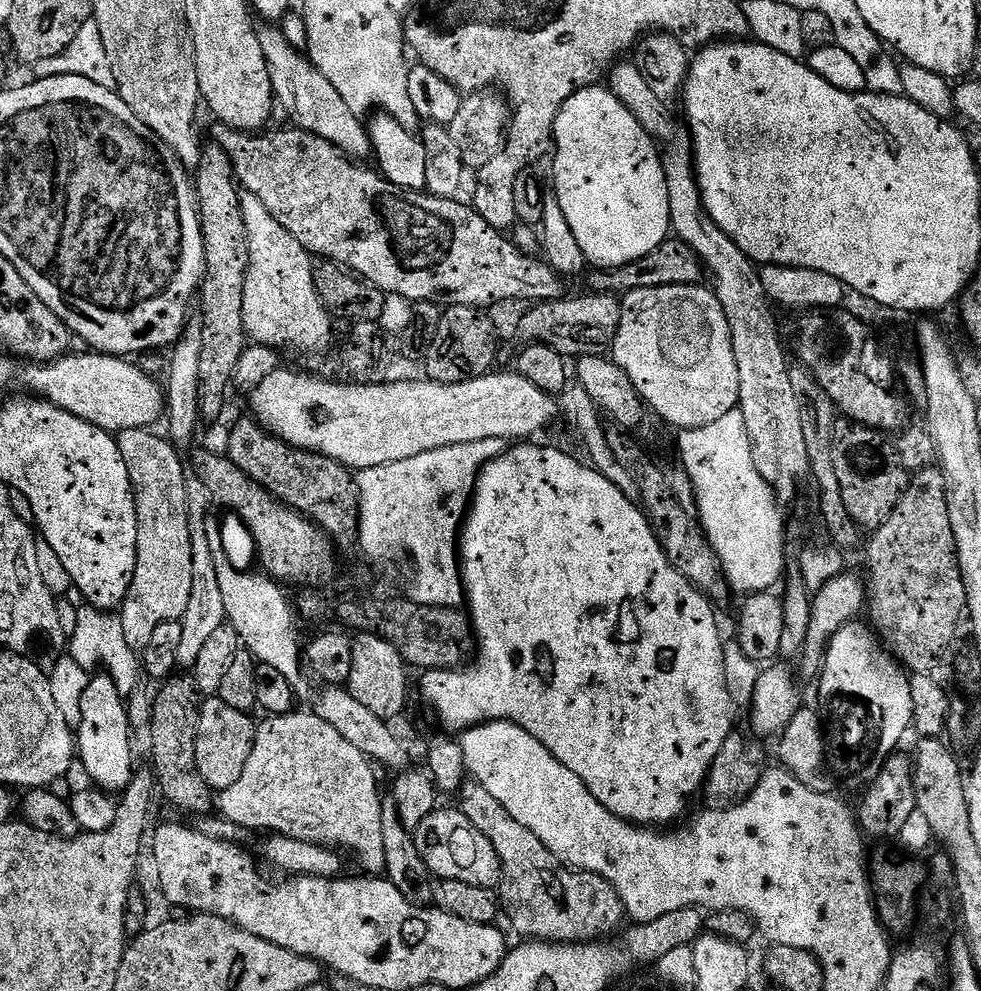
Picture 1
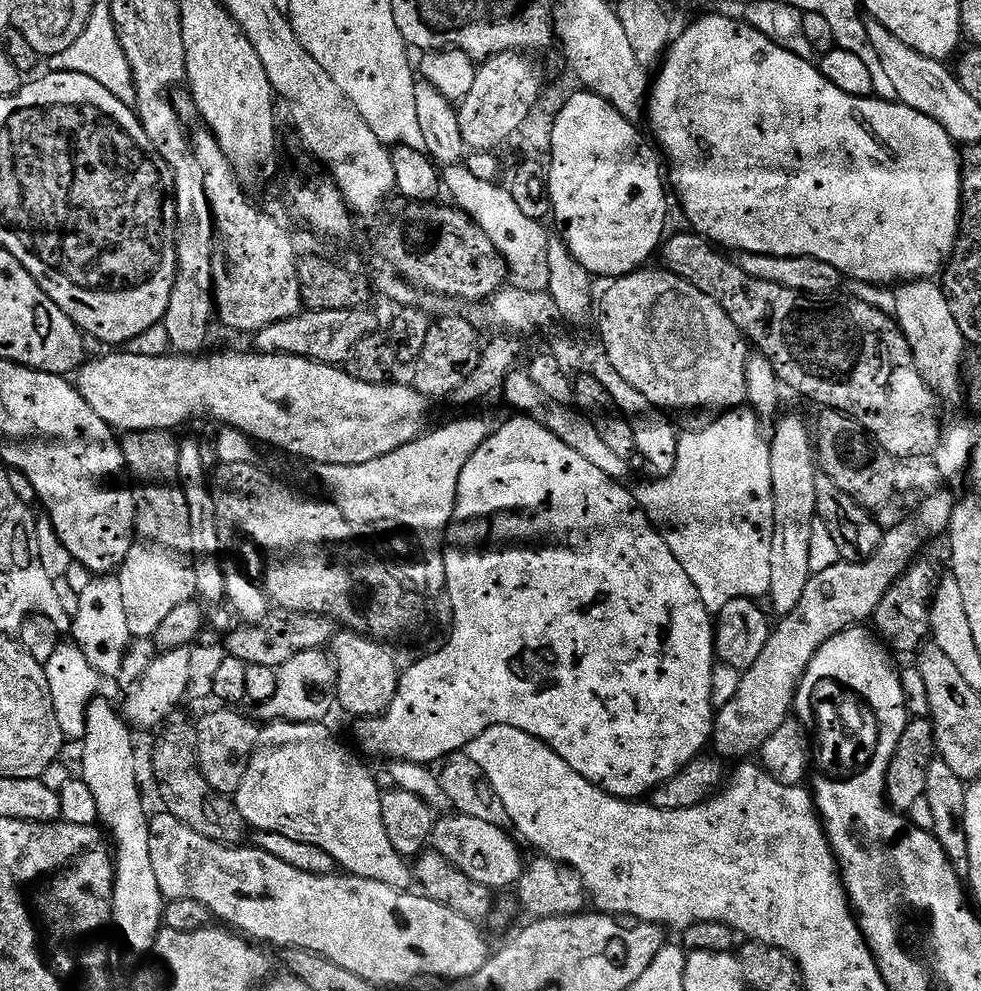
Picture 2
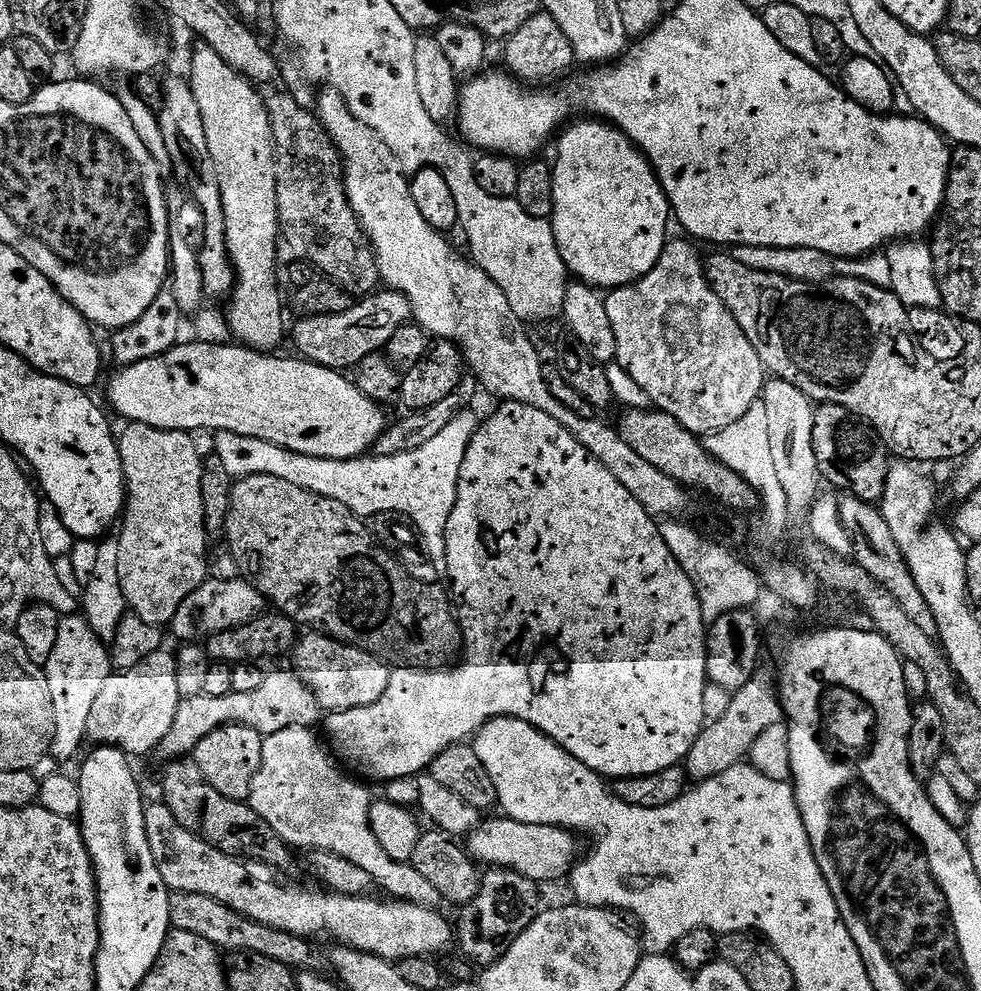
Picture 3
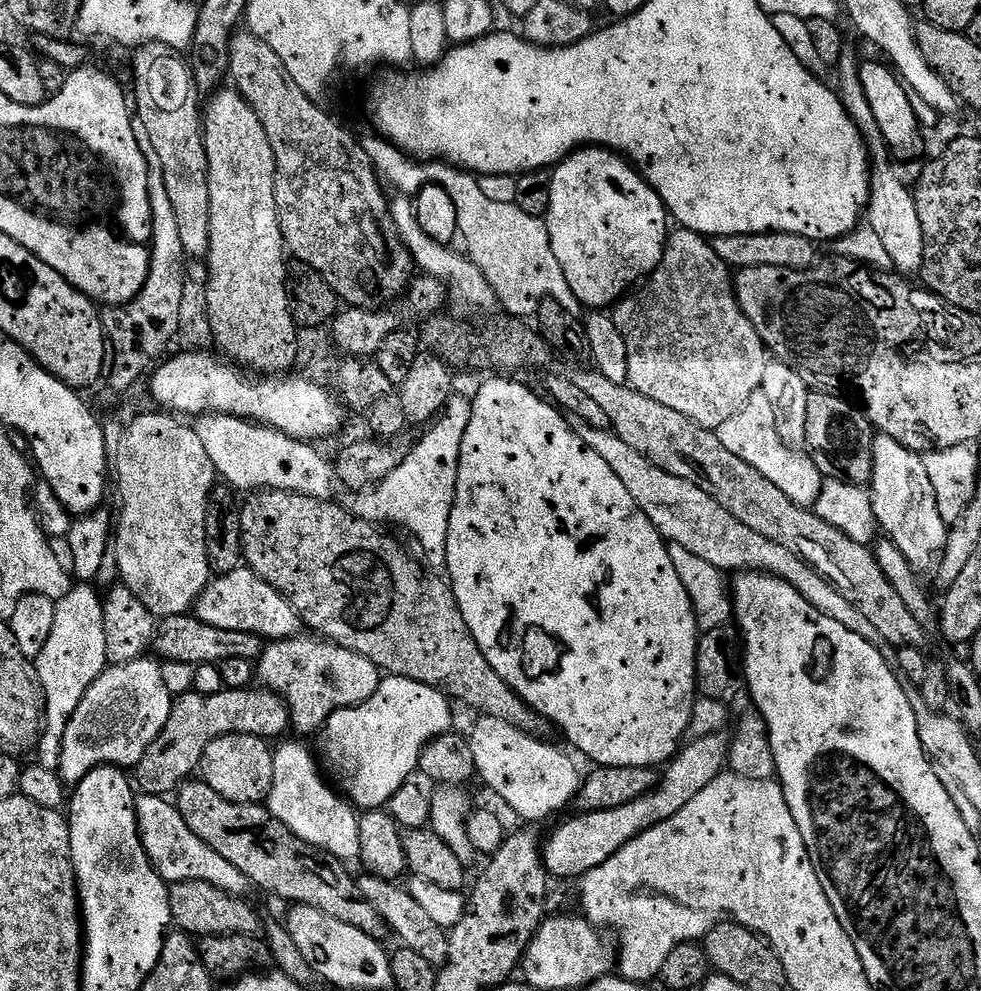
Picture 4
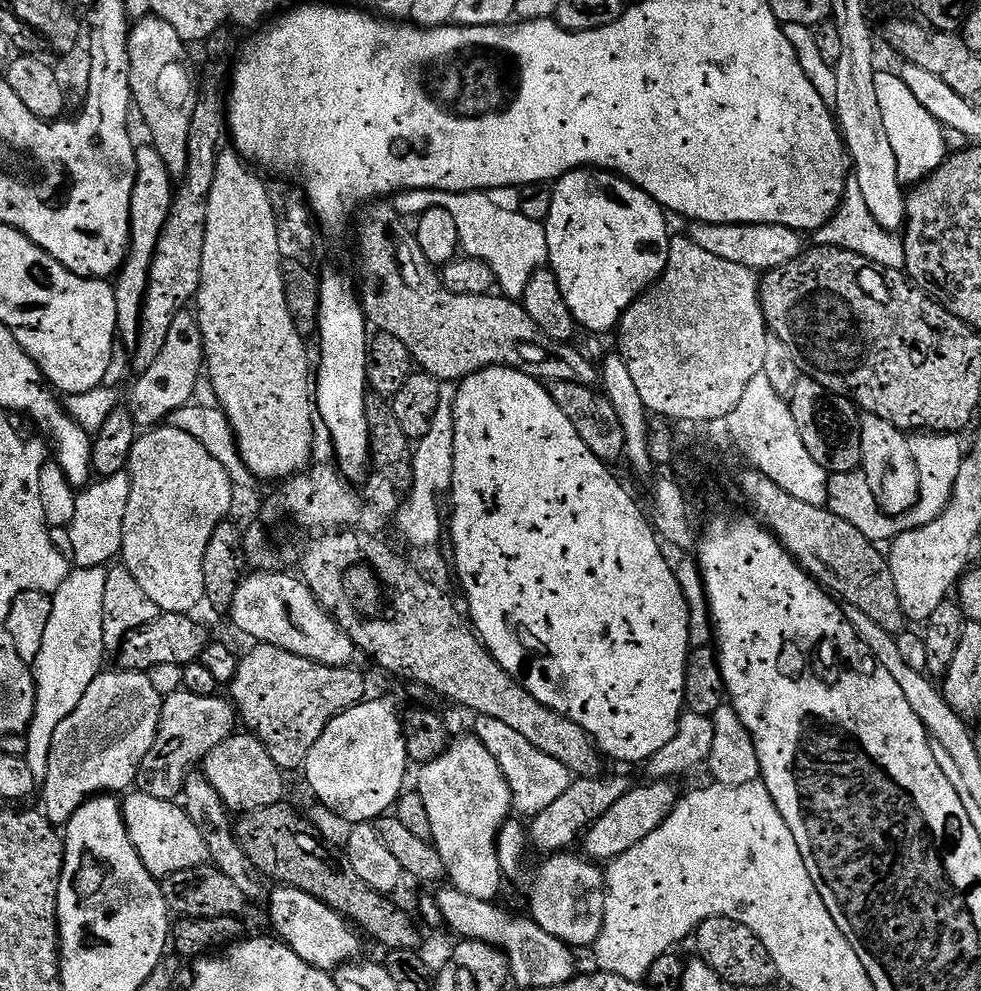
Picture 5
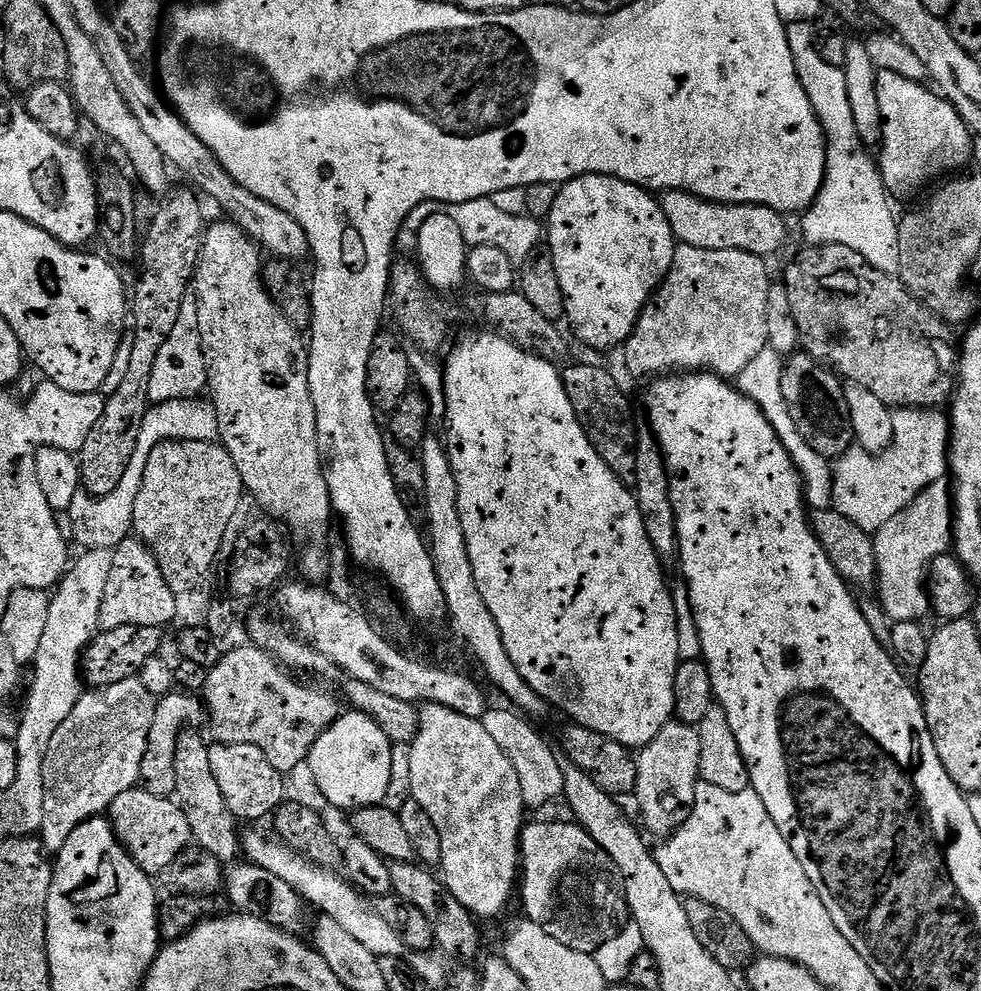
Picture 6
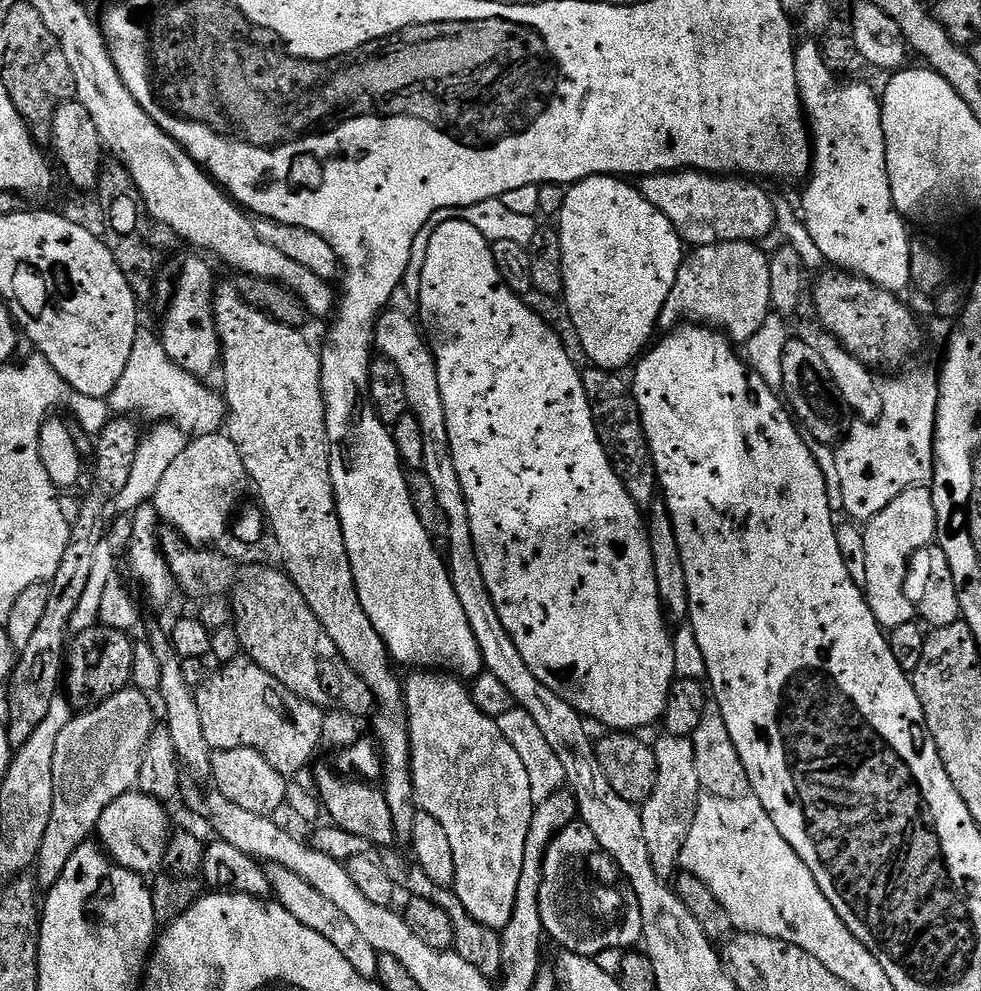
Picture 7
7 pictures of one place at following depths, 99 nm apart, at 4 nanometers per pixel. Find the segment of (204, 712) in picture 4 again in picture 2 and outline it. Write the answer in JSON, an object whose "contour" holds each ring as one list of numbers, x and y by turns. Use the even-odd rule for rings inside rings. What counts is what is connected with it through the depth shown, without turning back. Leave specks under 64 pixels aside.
{"contour":[[306,650,302,654,294,654,290,662,286,662,278,670,278,690,274,698,266,698,266,702,258,705,259,719,264,722,285,720,286,722,302,722,303,724,319,724,327,721,328,715,338,704,338,669,336,661,324,650]]}

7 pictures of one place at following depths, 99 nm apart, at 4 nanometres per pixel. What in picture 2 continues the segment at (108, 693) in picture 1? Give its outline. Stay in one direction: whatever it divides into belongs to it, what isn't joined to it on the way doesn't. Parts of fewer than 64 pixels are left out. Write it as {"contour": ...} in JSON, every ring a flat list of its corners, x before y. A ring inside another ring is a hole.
{"contour":[[97,698,90,702,86,714,86,734,82,741,84,753,80,756,79,775,90,786,94,794,94,802,98,802,99,823,110,833,111,843,114,845,114,863,116,866,116,880,112,883,112,924,114,932,120,935,120,940,133,952,140,956,151,953,156,945,156,936,160,933,164,919,164,895,158,890,158,878,154,874,154,865,150,863,150,830,149,817,144,816,144,800,140,797,140,788,136,785,136,748,132,745,133,729,108,700]]}

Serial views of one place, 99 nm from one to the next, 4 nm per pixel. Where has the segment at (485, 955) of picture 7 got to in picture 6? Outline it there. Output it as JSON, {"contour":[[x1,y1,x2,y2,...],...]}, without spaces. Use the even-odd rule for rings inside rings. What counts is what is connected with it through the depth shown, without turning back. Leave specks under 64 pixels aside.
{"contour":[[394,860,388,865,395,895,406,898,406,902,418,906,434,926,436,948,444,951,445,957,453,956,456,960,472,960,480,952,480,928,477,917,473,916,454,894,445,886,443,879,435,871,429,870,420,862]]}

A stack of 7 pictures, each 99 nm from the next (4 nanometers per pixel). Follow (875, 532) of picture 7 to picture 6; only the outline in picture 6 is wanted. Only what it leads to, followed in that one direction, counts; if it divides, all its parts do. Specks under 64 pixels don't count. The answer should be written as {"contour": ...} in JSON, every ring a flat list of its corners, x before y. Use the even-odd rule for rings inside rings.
{"contour":[[947,479,939,480,934,482,931,486,925,490,925,492,920,492,915,498,914,502,910,502,904,509,898,514,894,514,894,518,890,518,890,522,886,522,878,531,874,534,874,554,876,555,876,582,874,585,875,591,880,591,880,604,884,607,884,612,889,616,889,621,892,622,910,622,915,620,917,622,923,621,924,615,929,615,930,612,930,601,928,599,928,570,931,568,934,561,945,555,953,547,954,544,954,496,950,491,950,484]]}

